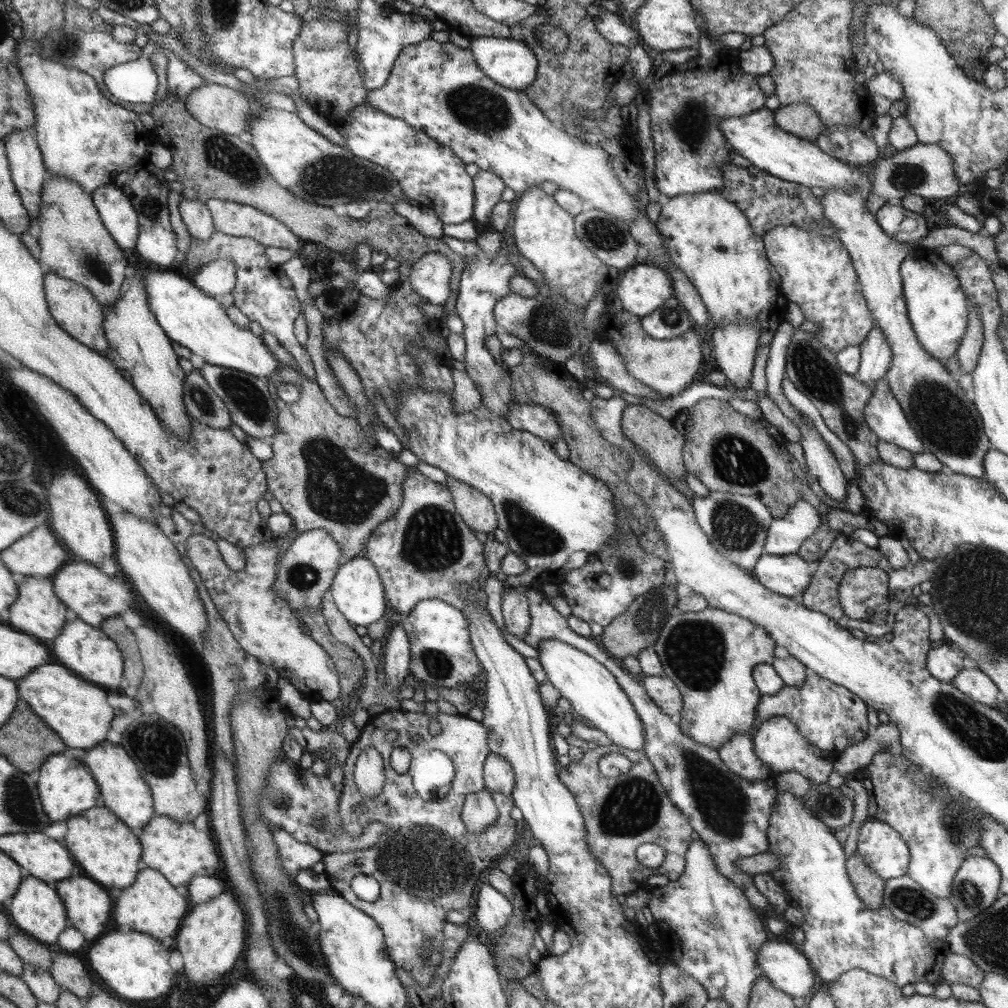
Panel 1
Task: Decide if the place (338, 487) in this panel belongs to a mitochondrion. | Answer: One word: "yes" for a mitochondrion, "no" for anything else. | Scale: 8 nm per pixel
yes

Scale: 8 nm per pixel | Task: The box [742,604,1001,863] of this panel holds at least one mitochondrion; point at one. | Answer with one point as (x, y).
(956, 827)

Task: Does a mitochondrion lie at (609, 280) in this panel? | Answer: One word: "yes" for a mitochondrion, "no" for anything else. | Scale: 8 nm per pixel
no

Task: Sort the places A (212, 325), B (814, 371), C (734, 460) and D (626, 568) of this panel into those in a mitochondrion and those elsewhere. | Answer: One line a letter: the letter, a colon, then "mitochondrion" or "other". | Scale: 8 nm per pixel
A: other
B: mitochondrion
C: mitochondrion
D: mitochondrion

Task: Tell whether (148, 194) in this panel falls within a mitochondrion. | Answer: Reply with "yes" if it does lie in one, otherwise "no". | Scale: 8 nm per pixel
yes

